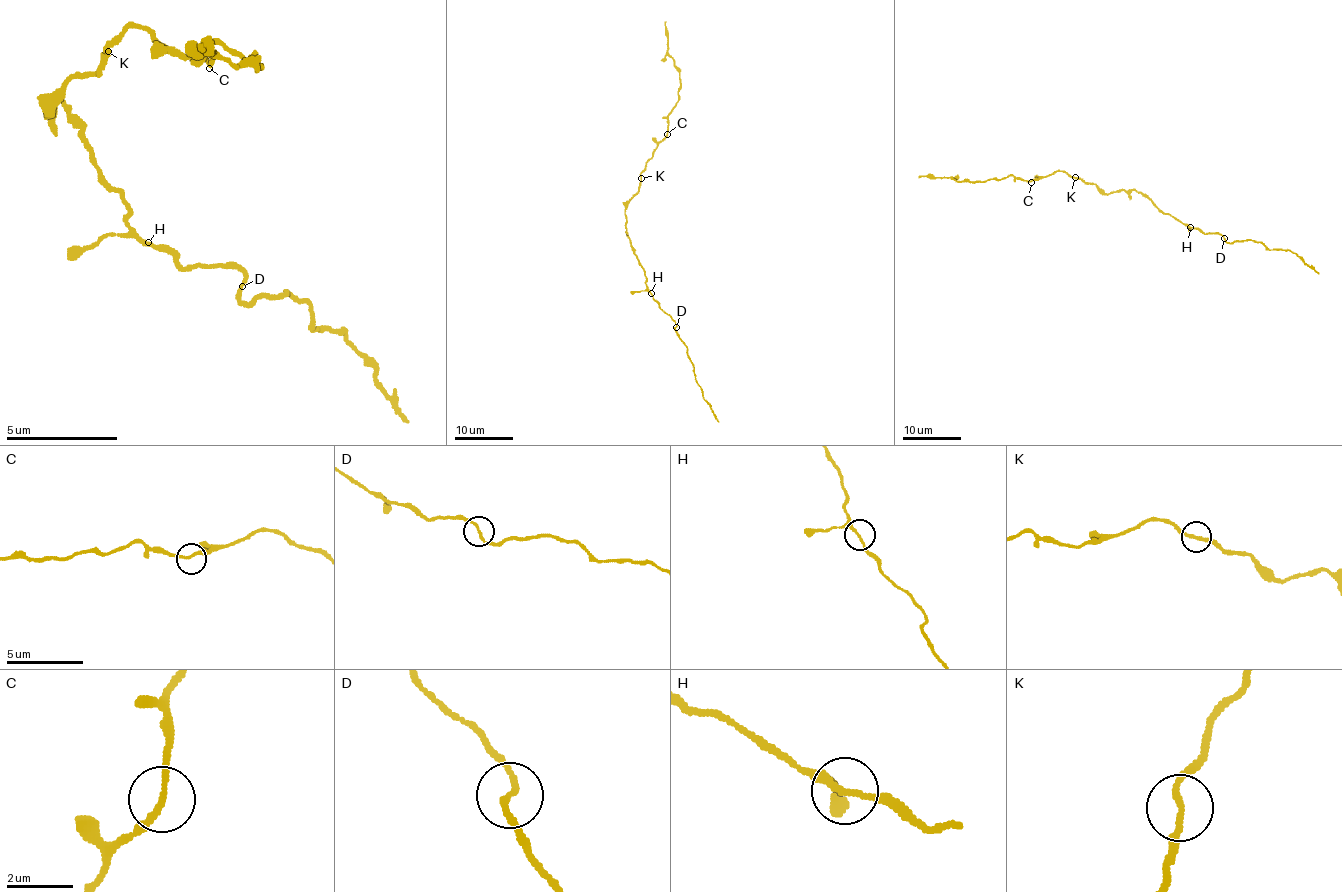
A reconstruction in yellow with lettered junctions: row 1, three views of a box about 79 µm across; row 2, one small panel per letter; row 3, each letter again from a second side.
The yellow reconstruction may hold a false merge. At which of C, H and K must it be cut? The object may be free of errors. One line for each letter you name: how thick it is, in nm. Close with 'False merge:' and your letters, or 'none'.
H: calibre 170 nm
False merge: H

